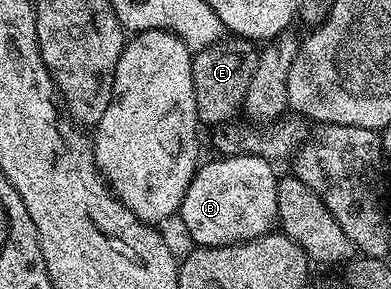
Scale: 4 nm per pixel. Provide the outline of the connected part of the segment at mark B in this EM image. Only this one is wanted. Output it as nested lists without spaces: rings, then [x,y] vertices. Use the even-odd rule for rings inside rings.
[[[230,154],[227,156],[216,156],[213,162],[197,165],[196,175],[190,180],[190,184],[186,188],[186,196],[182,200],[178,211],[178,218],[184,221],[184,226],[188,229],[188,234],[193,238],[196,246],[225,246],[234,242],[245,242],[251,238],[257,238],[263,234],[269,233],[277,225],[278,219],[278,196],[276,195],[277,171],[272,171],[273,163],[266,158],[260,158],[257,154]]]

